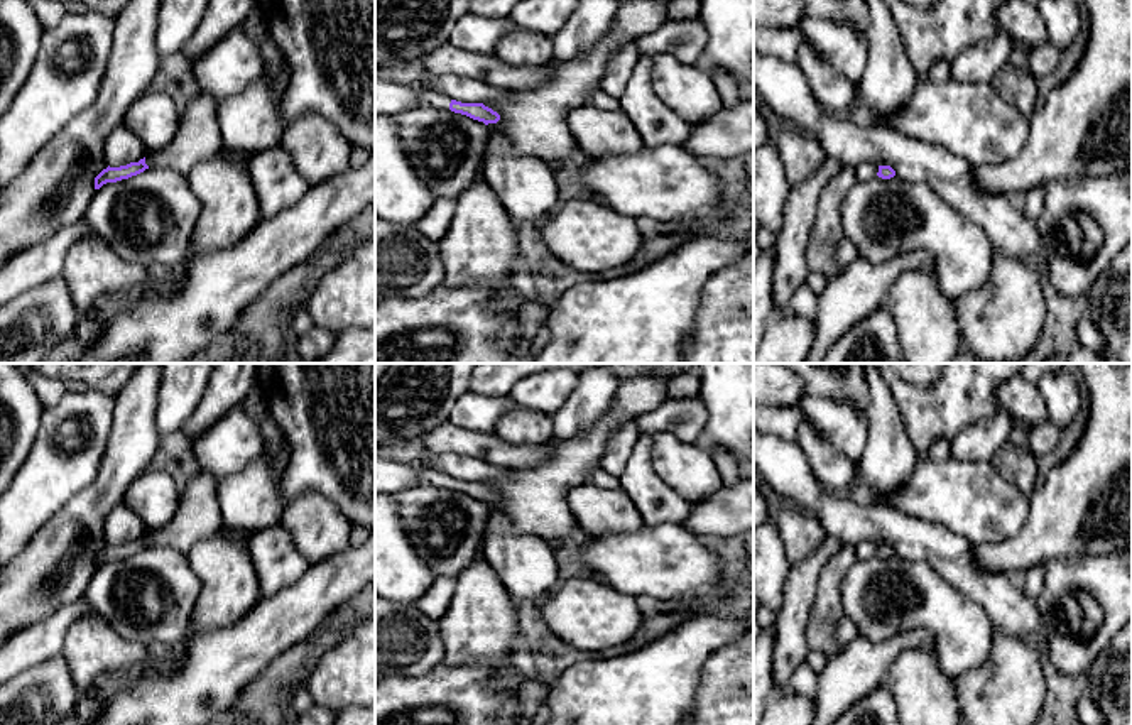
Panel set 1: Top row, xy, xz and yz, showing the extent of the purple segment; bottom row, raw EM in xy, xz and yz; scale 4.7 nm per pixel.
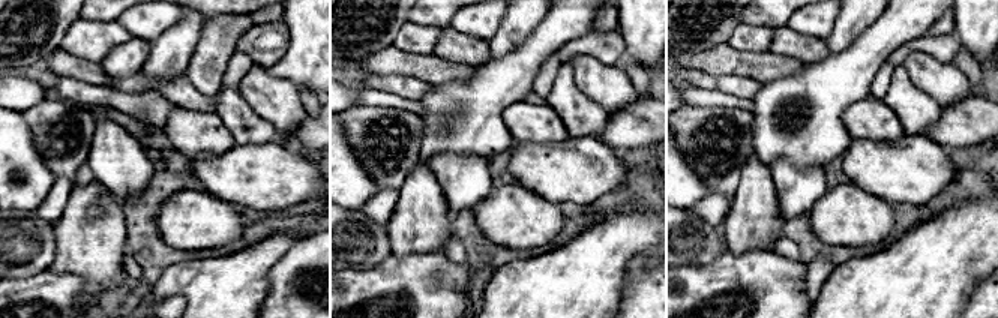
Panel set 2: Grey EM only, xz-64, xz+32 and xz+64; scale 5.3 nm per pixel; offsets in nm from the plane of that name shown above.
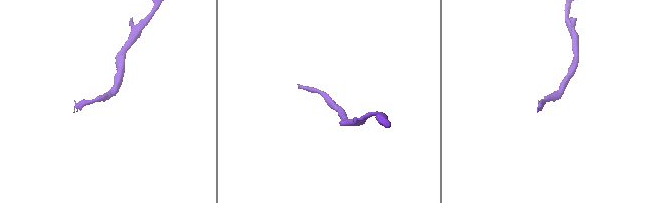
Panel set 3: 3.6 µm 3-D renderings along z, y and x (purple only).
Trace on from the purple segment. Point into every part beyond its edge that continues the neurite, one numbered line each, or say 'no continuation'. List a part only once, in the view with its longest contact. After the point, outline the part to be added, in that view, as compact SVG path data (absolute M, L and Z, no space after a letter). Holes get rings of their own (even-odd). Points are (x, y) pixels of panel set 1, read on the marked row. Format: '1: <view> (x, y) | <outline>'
1: xz (428, 98) | M421 88L417 106L419 108L436 108L436 110L449 110L451 98L438 93L434 90Z

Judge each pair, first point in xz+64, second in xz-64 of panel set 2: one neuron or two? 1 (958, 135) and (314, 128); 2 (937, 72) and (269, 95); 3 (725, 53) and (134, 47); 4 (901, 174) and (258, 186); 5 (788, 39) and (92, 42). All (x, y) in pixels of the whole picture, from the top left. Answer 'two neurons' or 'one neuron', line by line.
1: one neuron
2: one neuron
3: two neurons
4: one neuron
5: two neurons

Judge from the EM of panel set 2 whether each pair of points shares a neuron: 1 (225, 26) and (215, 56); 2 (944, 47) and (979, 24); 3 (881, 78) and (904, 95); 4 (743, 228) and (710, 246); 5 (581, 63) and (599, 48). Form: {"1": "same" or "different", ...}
{"1": "same", "2": "different", "3": "different", "4": "different", "5": "different"}

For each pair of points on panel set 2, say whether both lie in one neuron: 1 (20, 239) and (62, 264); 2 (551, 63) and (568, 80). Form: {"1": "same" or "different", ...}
{"1": "different", "2": "different"}

